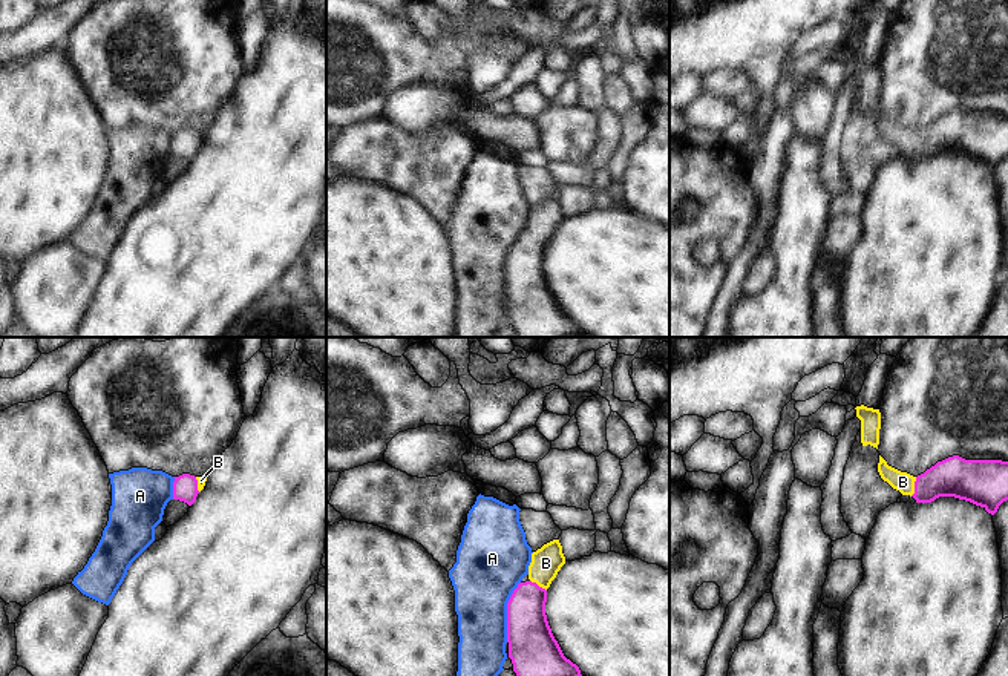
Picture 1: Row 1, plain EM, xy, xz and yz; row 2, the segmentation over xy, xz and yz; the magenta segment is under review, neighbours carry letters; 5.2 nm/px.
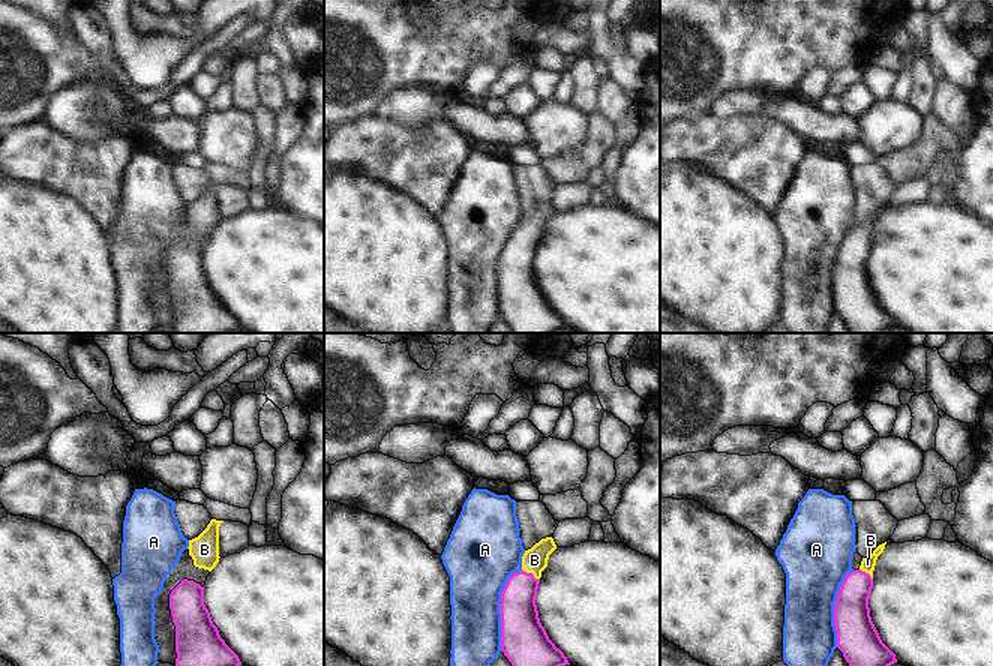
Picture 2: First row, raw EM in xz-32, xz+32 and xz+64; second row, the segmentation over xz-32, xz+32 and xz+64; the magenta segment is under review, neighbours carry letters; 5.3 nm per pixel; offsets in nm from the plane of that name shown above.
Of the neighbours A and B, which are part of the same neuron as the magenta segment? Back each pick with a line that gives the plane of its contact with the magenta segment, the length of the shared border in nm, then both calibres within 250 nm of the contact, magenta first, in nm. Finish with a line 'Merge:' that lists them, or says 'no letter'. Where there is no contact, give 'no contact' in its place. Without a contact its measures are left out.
B: meets magenta in yz; contact 110 nm long; 220 nm thick on the magenta side, 110 nm on the other
Merge: B

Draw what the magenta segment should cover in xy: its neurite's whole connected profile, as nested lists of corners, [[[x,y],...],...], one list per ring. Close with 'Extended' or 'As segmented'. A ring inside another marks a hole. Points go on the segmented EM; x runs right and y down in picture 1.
[[[182,474],[175,477],[173,481],[173,500],[179,500],[191,506],[196,501],[198,494],[204,489],[207,478]]]. Extended.

